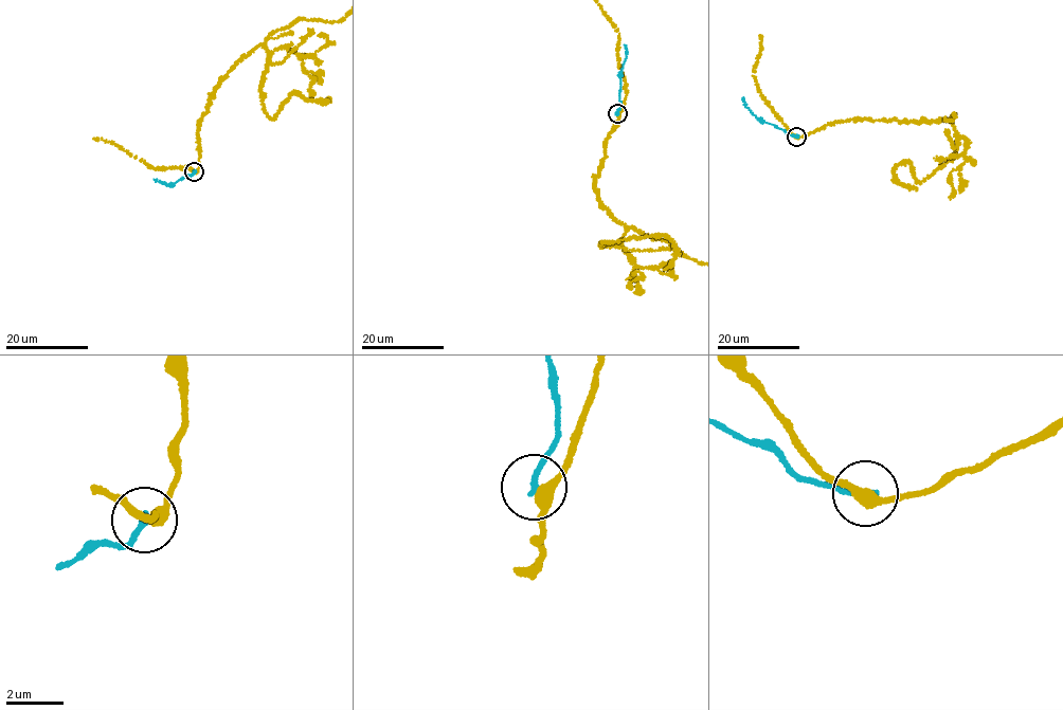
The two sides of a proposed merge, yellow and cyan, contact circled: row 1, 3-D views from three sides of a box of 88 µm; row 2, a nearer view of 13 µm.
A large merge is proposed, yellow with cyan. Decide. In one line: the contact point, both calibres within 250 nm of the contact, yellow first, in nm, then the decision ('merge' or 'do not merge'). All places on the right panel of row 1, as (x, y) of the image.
at (796, 137); 340 nm thick on the yellow side, 200 nm on the other; do not merge

